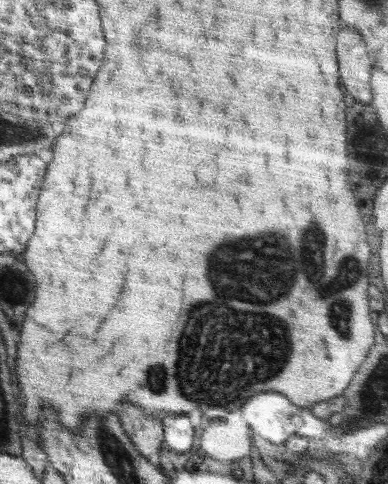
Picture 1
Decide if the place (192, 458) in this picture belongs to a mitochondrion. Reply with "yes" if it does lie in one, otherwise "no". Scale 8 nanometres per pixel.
no

